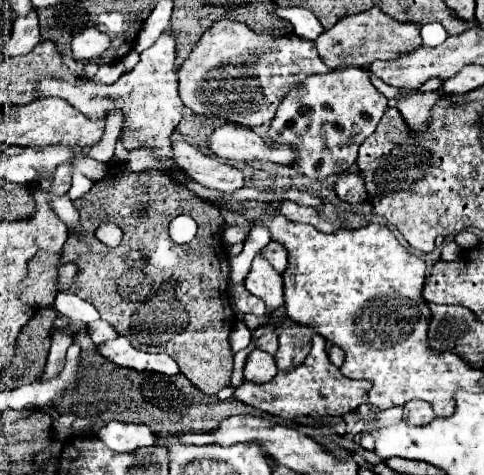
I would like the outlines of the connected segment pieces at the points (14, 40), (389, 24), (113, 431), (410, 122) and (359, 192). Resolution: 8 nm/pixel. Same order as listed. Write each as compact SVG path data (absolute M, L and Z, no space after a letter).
M30 12L28 16L18 16L18 20L14 22L12 36L2 48L4 58L10 60L14 56L24 56L32 52L38 46L38 42L40 42L40 28L36 12Z
M372 8L368 12L342 18L334 28L320 34L314 44L326 66L334 70L348 64L348 56L352 56L352 64L362 68L368 68L374 60L394 60L394 56L402 56L406 52L414 52L414 48L420 48L422 38L420 38L420 24L396 22L382 10Z
M110 422L98 430L98 438L114 452L134 452L144 446L154 446L156 436L148 426Z
M436 90L436 92L416 92L410 94L402 100L398 100L396 108L402 114L406 126L412 128L412 132L420 134L426 132L430 128L430 116L432 116L432 108L434 104L444 96L444 90Z
M342 174L338 178L334 190L336 190L336 196L348 204L360 204L360 202L368 200L364 180L360 174Z

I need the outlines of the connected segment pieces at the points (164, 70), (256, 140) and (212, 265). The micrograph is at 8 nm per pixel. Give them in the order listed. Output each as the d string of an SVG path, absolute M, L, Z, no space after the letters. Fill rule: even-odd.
M168 28L152 48L140 54L140 62L130 72L126 72L116 84L106 86L106 84L94 84L92 80L88 80L82 86L74 86L70 82L54 80L46 76L38 84L38 92L44 98L58 96L62 100L68 100L68 104L72 104L90 120L100 120L100 118L106 118L112 110L120 110L124 114L124 122L122 122L124 148L126 150L136 150L140 146L152 148L164 170L182 174L182 170L172 160L172 140L170 140L174 128L182 118L182 108L184 108L178 96L178 76L176 76L174 60L176 60L176 42Z
M236 124L218 126L208 138L208 148L214 156L230 158L230 160L270 160L274 164L292 166L296 152L288 146L278 146L260 138L256 132Z
M110 166L106 176L94 182L92 190L86 196L78 198L74 206L78 208L82 220L82 240L78 240L78 236L70 236L60 254L60 264L64 264L66 260L74 260L74 264L78 264L74 292L78 292L82 300L94 304L100 316L110 322L118 334L126 336L134 348L142 352L164 352L172 356L178 362L180 372L188 380L192 380L192 384L198 386L204 394L218 394L220 388L230 386L234 354L228 344L228 334L236 324L236 316L228 302L230 258L222 248L222 230L226 224L220 210L206 204L186 186L176 184L156 168L136 174L126 166ZM144 200L148 214L146 218L138 218L136 208L144 204ZM180 214L192 216L198 224L198 234L188 244L176 244L168 236L168 224ZM104 222L114 222L124 232L118 248L108 248L96 240L94 230Z

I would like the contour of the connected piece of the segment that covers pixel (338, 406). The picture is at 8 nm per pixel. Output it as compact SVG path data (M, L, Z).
M314 332L310 356L306 358L304 364L300 364L296 370L284 372L284 378L282 378L282 372L278 372L268 384L252 384L244 380L242 386L234 390L234 398L254 408L260 408L268 414L288 418L288 420L296 416L320 418L320 416L346 416L358 410L362 404L368 404L370 388L372 384L368 380L344 378L340 368L336 368L326 356L325 339Z

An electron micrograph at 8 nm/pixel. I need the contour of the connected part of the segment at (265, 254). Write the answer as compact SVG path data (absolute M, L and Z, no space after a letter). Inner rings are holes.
M270 242L266 248L262 248L262 258L266 258L278 274L282 274L288 266L286 248L282 248L282 244L278 244L278 242Z

